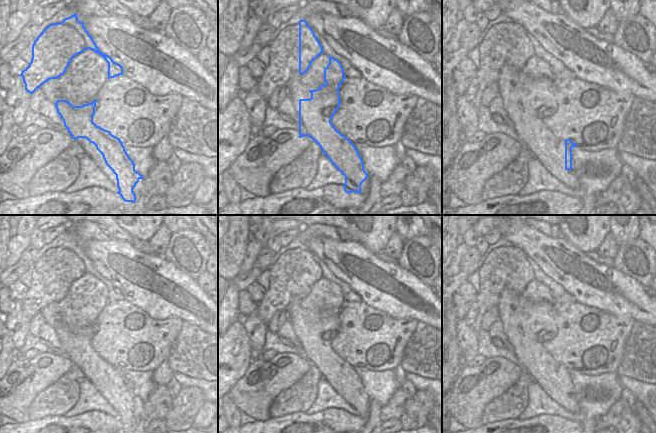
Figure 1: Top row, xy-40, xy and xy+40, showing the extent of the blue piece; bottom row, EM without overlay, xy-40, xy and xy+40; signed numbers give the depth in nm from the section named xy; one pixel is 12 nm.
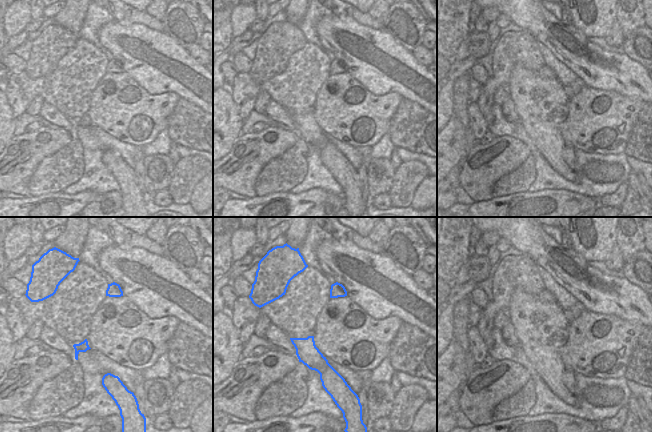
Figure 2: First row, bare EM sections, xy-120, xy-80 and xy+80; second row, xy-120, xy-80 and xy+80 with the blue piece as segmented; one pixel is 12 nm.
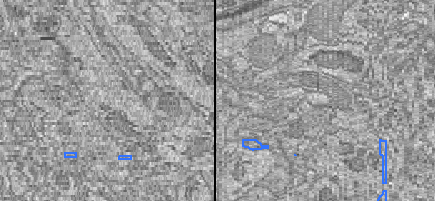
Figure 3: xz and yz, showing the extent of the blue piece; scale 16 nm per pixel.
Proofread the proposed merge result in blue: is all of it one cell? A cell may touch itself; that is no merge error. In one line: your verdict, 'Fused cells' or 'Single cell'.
Fused cells.

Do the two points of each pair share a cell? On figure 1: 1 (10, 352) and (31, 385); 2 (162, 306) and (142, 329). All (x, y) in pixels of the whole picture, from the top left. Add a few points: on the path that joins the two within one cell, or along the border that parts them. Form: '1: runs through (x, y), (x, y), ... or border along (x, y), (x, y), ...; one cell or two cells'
1: border along (18, 354), (10, 365); two cells
2: border along (135, 302), (145, 307), (156, 318), (177, 318); two cells

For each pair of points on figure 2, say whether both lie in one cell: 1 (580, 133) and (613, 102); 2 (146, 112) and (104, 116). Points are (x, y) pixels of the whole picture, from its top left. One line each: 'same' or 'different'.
1: same
2: same

